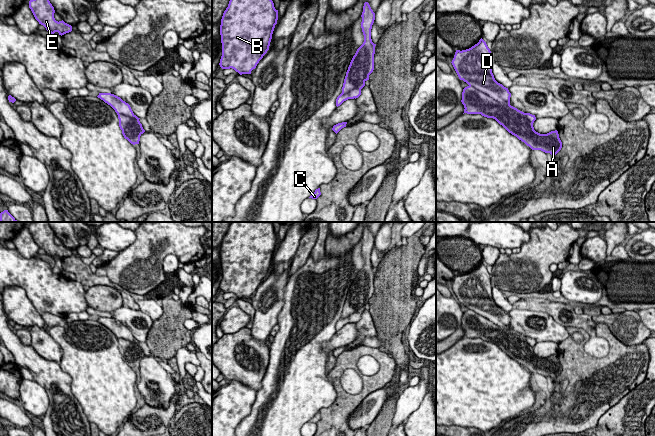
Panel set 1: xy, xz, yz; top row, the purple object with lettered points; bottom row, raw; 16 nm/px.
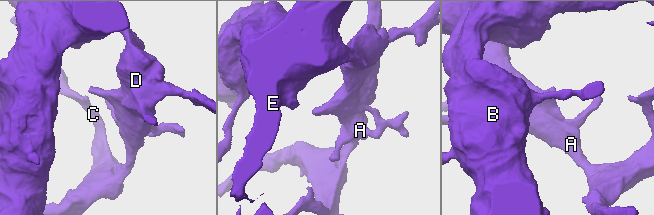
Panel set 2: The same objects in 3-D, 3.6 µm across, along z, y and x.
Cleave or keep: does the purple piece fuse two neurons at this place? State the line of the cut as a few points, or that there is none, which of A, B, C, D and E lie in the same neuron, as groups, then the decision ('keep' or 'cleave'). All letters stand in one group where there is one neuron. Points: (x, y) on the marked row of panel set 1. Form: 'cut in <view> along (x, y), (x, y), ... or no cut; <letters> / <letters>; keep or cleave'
cut in yz along (469, 84), (497, 101), (509, 105); A C / B D E; cleave

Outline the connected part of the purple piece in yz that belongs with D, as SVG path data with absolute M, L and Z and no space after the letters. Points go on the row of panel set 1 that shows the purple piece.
M481 38L466 50L456 50L452 65L460 80L502 104L510 105L511 93L498 83L492 73L491 51Z

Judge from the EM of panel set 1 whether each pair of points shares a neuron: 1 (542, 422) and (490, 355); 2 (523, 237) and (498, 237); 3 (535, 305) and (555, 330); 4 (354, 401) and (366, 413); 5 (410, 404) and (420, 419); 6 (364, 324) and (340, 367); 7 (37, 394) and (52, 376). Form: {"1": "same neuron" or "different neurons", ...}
{"1": "different neurons", "2": "same neuron", "3": "different neurons", "4": "different neurons", "5": "different neurons", "6": "different neurons", "7": "different neurons"}

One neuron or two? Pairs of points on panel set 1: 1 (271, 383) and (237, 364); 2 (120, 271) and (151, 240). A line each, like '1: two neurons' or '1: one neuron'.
1: two neurons
2: one neuron

